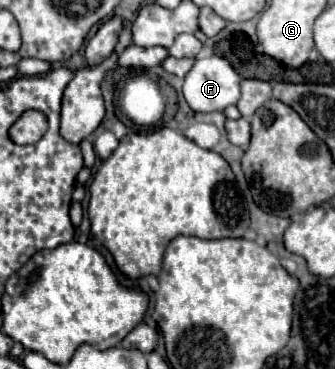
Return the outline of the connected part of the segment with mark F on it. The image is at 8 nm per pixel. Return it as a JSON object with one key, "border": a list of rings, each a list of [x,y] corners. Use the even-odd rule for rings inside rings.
{"border":[[[222,56],[198,58],[184,80],[184,98],[194,112],[222,112],[240,98],[240,76]]]}

